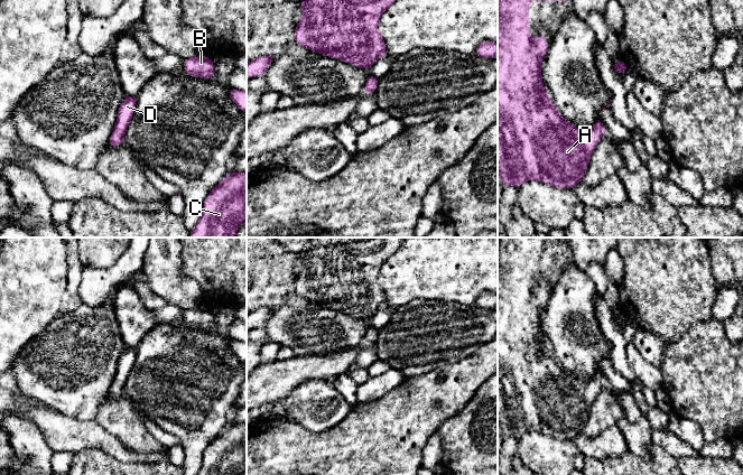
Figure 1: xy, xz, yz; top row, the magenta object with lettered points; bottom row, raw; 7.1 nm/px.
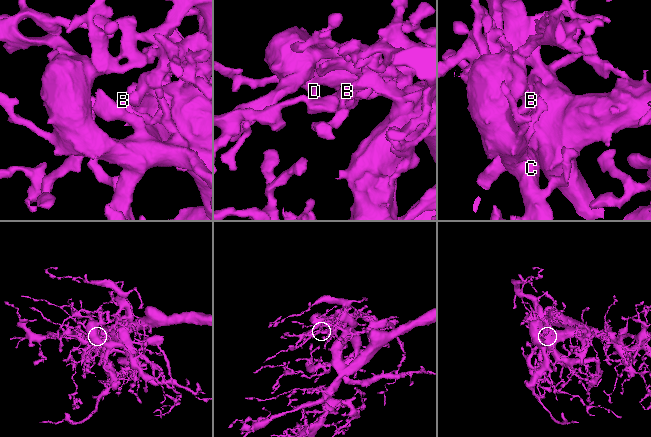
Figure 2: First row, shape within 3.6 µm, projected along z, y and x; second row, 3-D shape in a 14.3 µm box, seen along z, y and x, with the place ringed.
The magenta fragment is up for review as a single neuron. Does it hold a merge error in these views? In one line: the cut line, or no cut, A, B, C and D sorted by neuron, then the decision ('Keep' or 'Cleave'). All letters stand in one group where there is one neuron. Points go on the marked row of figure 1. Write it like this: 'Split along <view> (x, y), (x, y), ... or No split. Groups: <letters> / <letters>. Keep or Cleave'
No split. Groups: A B C D. Keep

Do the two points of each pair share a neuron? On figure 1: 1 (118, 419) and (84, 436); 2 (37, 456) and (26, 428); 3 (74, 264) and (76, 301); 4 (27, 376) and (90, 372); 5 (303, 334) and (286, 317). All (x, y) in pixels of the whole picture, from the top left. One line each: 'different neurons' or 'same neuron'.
1: different neurons
2: same neuron
3: same neuron
4: same neuron
5: same neuron

